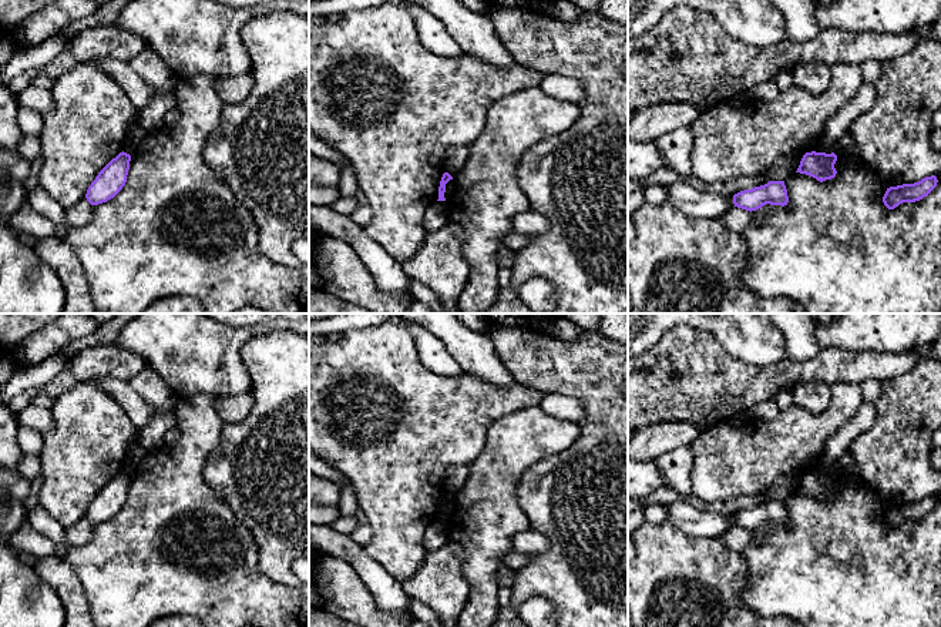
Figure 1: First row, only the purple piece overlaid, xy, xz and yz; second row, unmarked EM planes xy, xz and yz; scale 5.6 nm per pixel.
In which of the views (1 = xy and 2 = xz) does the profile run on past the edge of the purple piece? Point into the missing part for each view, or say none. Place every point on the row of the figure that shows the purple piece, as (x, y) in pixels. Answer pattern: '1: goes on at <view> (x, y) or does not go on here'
1: does not go on here
2: does not go on here

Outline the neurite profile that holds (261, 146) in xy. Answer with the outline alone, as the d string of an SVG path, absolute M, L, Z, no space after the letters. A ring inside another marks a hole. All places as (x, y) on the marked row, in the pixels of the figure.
M290 11L259 16L242 28L241 38L252 61L249 73L253 77L253 88L243 101L224 104L218 127L209 134L202 155L205 162L226 182L236 200L253 215L261 252L279 265L299 271L309 281L309 266L303 265L292 251L295 241L309 237L309 16Z

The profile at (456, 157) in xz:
M460 145L448 150L444 160L444 171L454 177L470 155L471 145Z

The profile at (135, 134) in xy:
M135 118L128 127L125 140L122 142L122 151L132 155L140 148L140 144L147 137L147 134L148 133L140 127L138 118Z

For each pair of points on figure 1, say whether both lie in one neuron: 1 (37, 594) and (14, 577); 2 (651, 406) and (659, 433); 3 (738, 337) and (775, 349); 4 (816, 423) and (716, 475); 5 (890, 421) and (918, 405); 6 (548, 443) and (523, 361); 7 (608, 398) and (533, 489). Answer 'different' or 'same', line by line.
1: same
2: different
3: same
4: same
5: same
6: different
7: same

